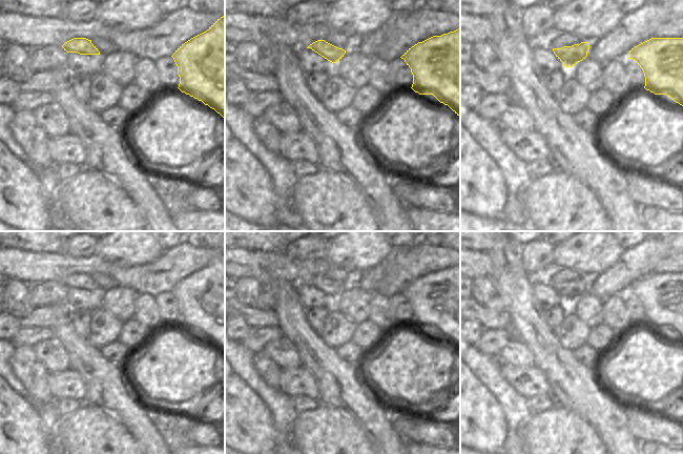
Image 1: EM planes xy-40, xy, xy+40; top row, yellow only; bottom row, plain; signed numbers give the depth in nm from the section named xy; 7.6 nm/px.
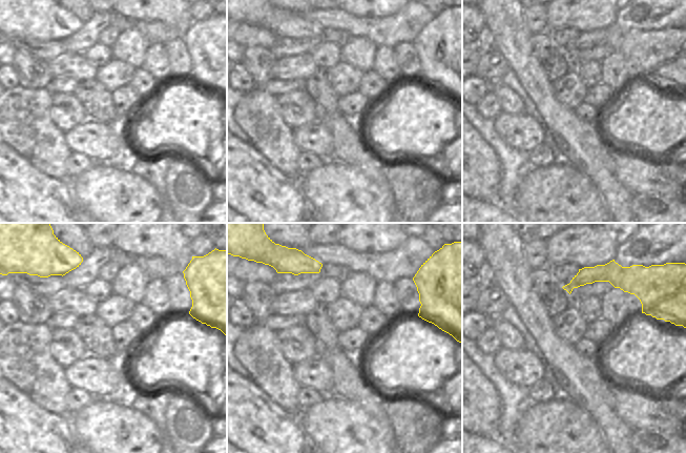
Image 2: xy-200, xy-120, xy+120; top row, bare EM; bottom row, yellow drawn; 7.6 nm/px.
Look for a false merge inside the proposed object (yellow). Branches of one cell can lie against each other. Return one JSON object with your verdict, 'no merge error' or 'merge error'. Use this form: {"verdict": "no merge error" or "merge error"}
{"verdict": "no merge error"}

